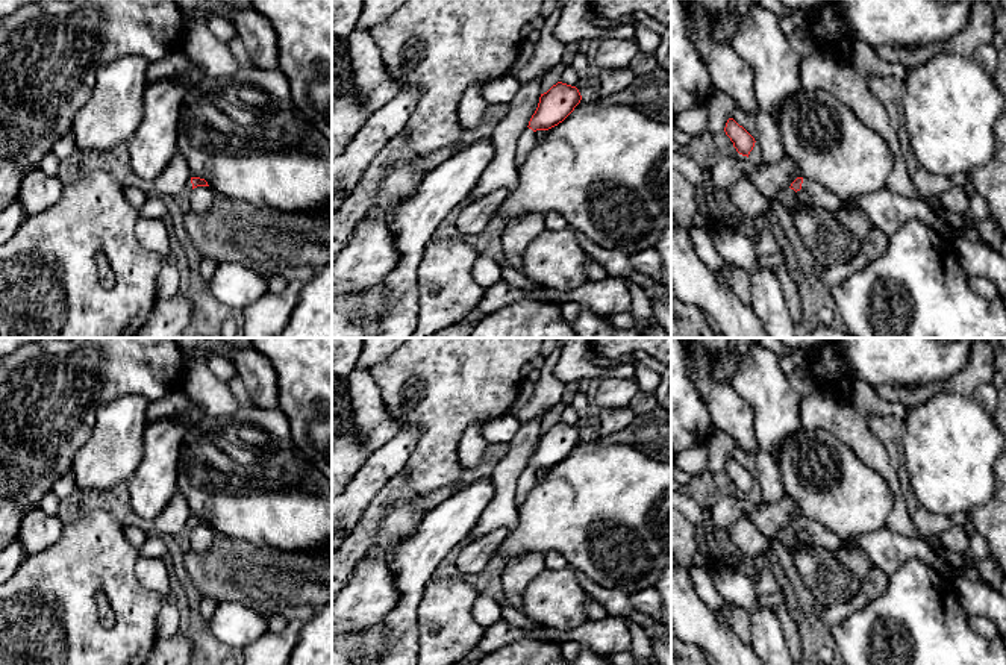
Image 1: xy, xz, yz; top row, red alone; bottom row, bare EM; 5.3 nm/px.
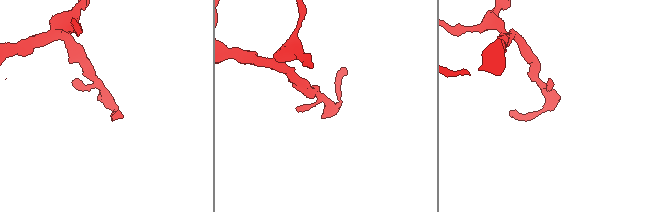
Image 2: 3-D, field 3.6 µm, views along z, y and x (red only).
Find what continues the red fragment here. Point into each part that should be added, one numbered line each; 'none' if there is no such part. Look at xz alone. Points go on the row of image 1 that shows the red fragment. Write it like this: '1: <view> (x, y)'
1: xz (527, 138)

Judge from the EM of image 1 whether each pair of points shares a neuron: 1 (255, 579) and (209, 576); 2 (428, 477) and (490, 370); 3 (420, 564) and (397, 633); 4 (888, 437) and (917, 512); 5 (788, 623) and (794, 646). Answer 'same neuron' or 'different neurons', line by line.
1: same neuron
2: same neuron
3: same neuron
4: same neuron
5: same neuron

